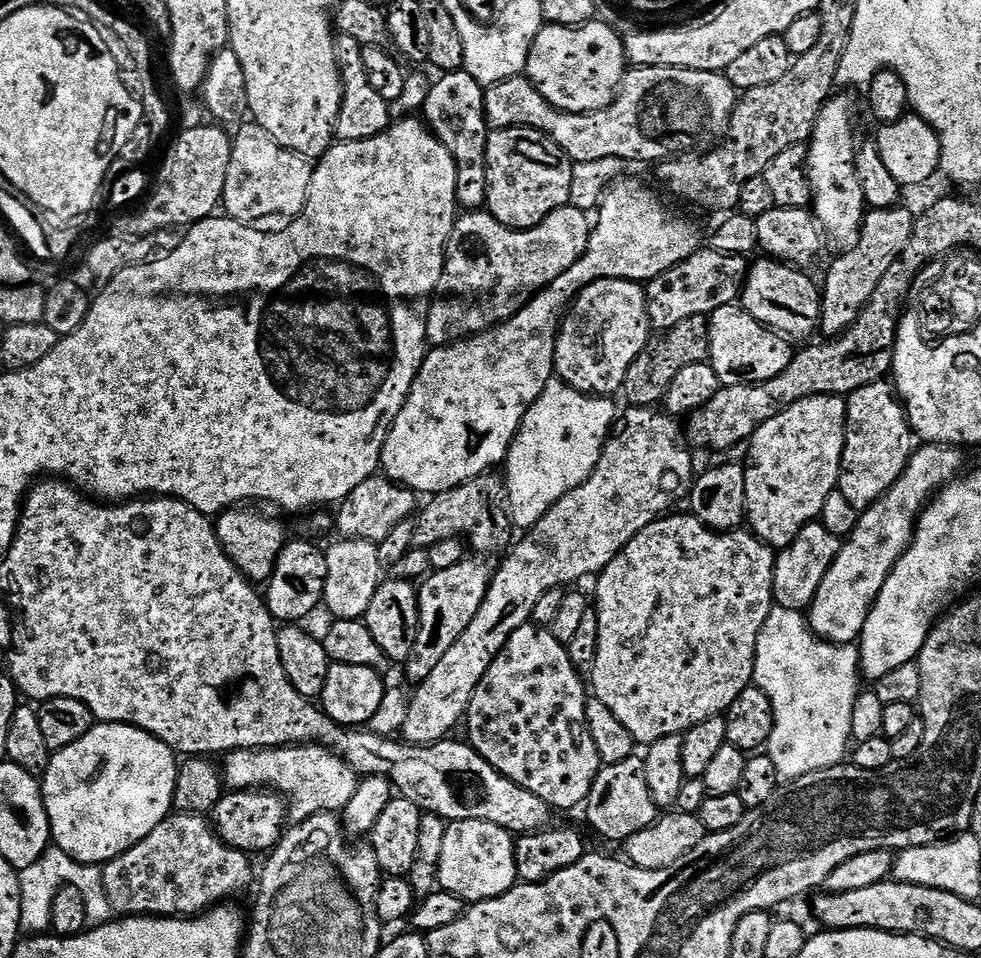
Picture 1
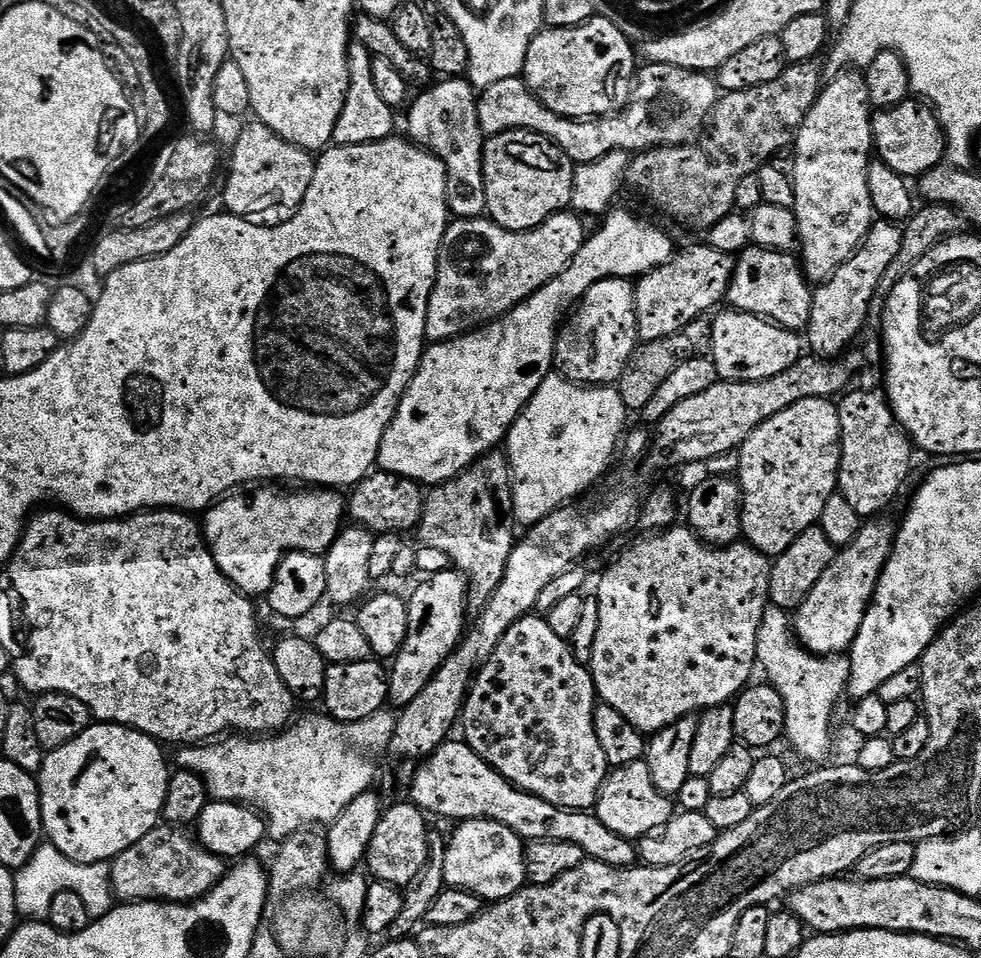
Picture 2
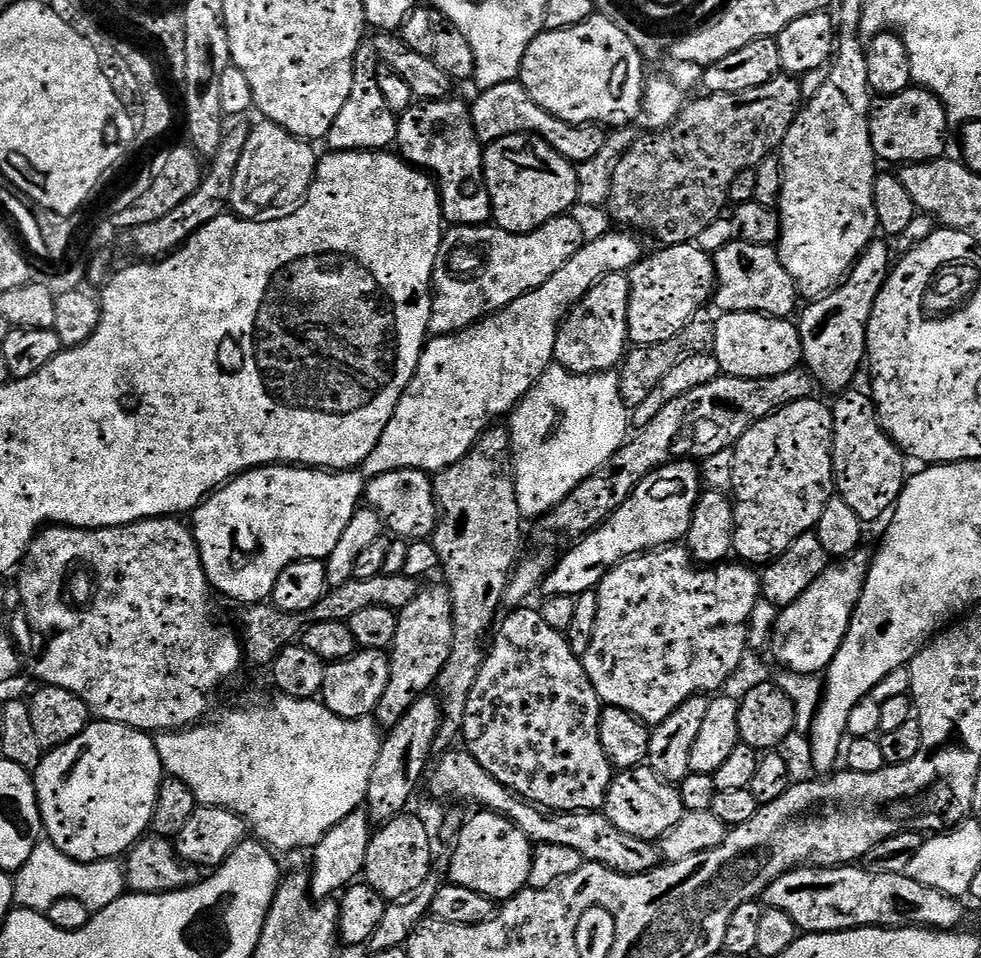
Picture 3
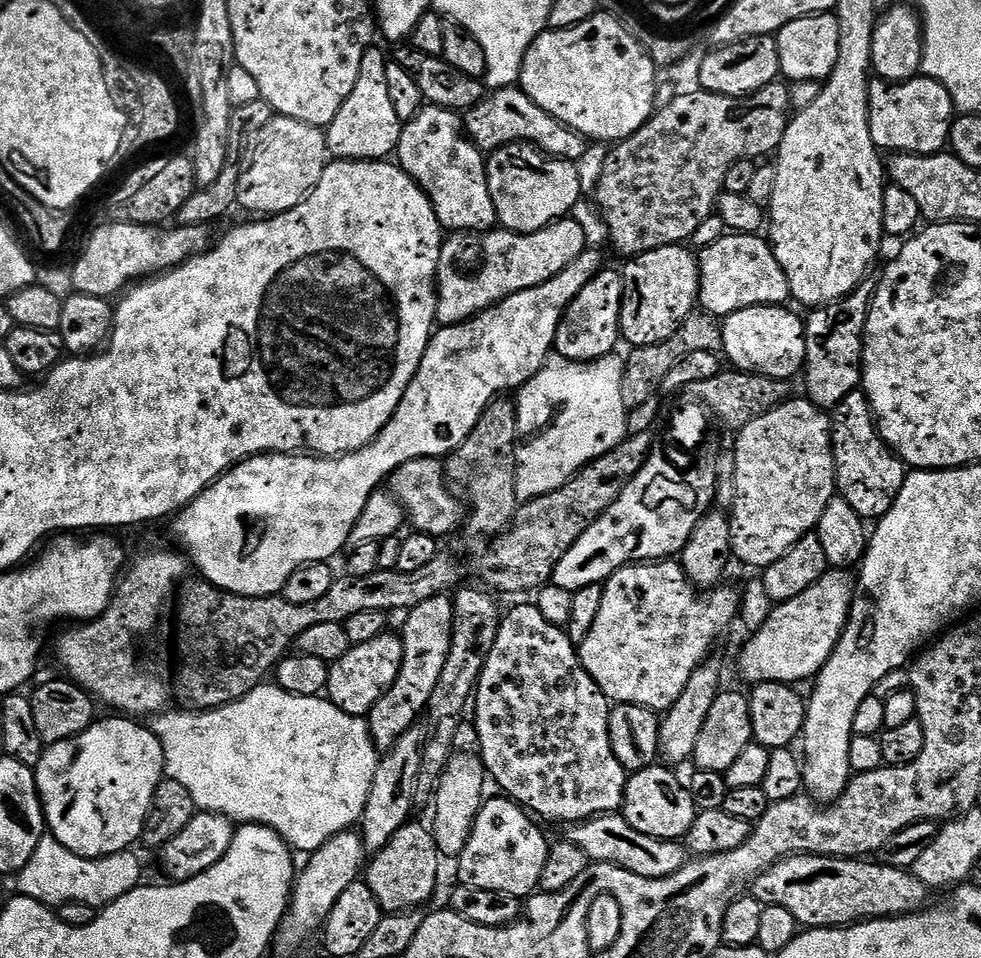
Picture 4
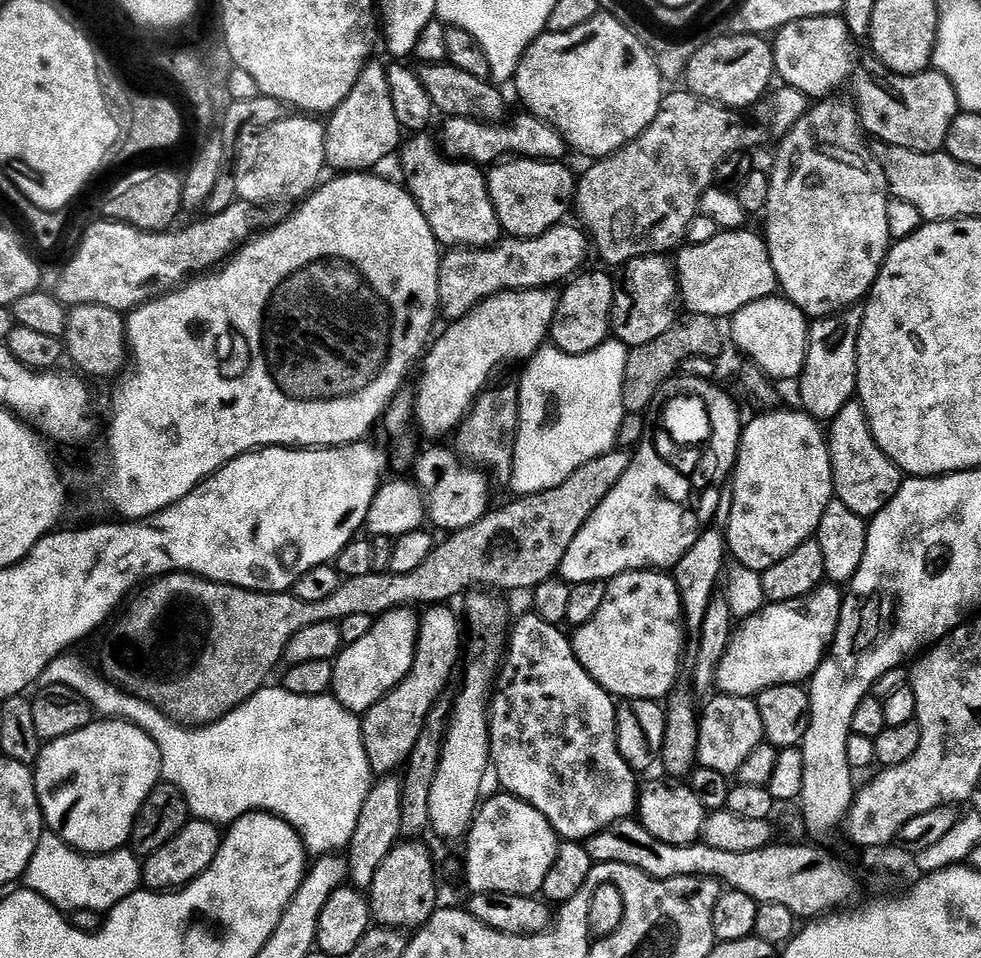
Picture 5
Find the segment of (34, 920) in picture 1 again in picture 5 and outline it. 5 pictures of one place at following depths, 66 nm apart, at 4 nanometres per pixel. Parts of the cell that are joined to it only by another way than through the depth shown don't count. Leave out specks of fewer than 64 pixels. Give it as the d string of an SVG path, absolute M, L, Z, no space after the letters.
M45 834L38 842L38 850L34 850L34 858L30 858L30 866L26 873L26 888L27 891L36 892L42 898L46 898L65 914L78 910L94 910L107 914L112 911L114 906L118 906L118 902L122 902L130 894L141 891L142 860L127 847L119 848L117 852L85 854L76 851L58 836Z

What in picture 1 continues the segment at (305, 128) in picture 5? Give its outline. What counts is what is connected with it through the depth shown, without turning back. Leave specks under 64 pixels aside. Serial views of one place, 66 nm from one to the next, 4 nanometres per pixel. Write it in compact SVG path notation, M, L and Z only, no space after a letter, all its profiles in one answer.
M244 122L232 136L230 170L222 201L229 220L255 226L260 232L278 232L281 227L302 214L312 181L313 165L309 157L291 152L255 122Z

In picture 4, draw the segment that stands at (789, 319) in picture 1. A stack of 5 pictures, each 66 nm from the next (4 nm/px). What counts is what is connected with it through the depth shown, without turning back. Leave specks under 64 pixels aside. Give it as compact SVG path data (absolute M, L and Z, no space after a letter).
M729 234L718 238L714 246L699 249L700 299L699 307L707 315L723 318L738 310L746 310L763 304L784 306L789 303L790 293L786 274L774 258L772 245L763 235L741 236Z

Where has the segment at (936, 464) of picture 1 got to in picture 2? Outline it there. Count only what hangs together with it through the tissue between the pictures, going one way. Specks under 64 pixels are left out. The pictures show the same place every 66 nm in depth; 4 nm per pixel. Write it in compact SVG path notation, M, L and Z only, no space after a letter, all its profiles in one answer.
M888 518L865 523L856 540L837 551L834 562L826 566L826 574L818 578L818 586L795 609L796 638L815 656L835 656L851 649L896 541L897 525L884 519Z

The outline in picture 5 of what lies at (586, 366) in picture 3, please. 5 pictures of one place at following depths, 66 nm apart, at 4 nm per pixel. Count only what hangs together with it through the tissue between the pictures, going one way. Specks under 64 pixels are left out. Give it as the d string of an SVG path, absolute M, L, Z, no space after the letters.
M581 271L560 292L560 301L552 319L551 343L566 354L586 354L602 346L612 332L612 307L617 281L611 280L604 272L588 271Z

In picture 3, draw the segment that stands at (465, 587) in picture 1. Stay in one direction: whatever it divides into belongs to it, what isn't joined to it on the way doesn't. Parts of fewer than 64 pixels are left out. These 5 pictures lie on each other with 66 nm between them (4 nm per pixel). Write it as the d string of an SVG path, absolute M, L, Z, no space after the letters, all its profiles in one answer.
M421 587L405 608L399 609L398 630L390 649L390 682L386 682L386 691L378 702L374 719L381 729L393 728L418 702L418 698L433 691L436 679L442 674L450 658L450 646L454 638L454 618L452 617L452 594L447 587Z

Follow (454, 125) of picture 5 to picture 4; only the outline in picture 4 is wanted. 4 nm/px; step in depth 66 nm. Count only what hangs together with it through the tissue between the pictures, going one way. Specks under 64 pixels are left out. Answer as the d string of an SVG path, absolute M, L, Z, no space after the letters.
M518 86L489 91L483 100L463 113L462 128L468 139L485 154L496 152L507 144L531 144L551 159L580 162L584 151L590 148L589 141L570 126L558 122L558 118L546 114L546 110L542 110L542 106L534 103Z

